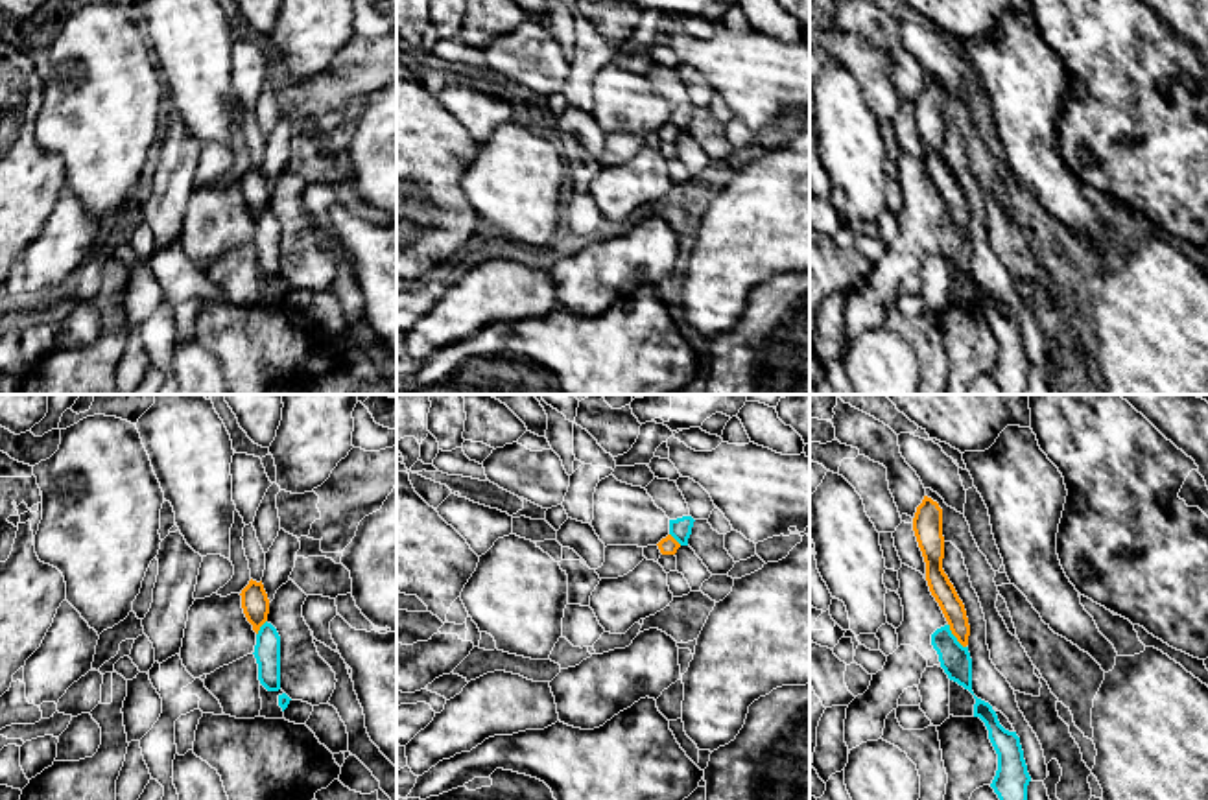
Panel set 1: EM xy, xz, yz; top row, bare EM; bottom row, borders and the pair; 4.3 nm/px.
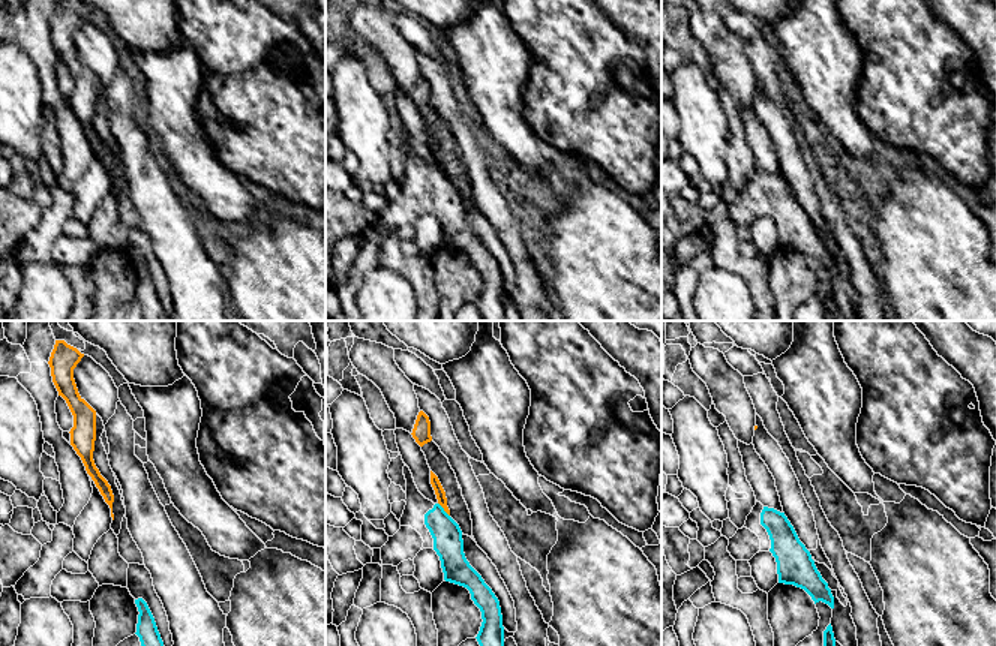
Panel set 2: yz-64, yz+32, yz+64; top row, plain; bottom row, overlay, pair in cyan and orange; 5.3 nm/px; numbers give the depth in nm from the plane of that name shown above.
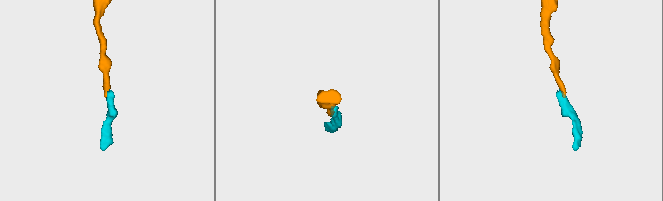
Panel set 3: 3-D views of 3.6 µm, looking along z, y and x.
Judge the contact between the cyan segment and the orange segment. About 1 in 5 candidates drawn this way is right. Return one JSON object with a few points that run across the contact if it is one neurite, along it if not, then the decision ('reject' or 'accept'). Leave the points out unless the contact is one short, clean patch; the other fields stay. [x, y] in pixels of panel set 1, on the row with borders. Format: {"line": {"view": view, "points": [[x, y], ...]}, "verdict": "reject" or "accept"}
{"line": {"view": "yz", "points": [[948, 623], [948, 629], [965, 647]]}, "verdict": "reject"}

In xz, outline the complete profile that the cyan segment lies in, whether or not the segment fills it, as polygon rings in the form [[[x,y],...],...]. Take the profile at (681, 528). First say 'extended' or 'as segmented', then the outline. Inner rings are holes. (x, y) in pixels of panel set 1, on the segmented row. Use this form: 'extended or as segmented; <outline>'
extended; [[[655,477],[647,487],[647,494],[655,505],[669,518],[669,535],[681,544],[688,546],[693,518],[690,516],[688,503],[675,481]]]

